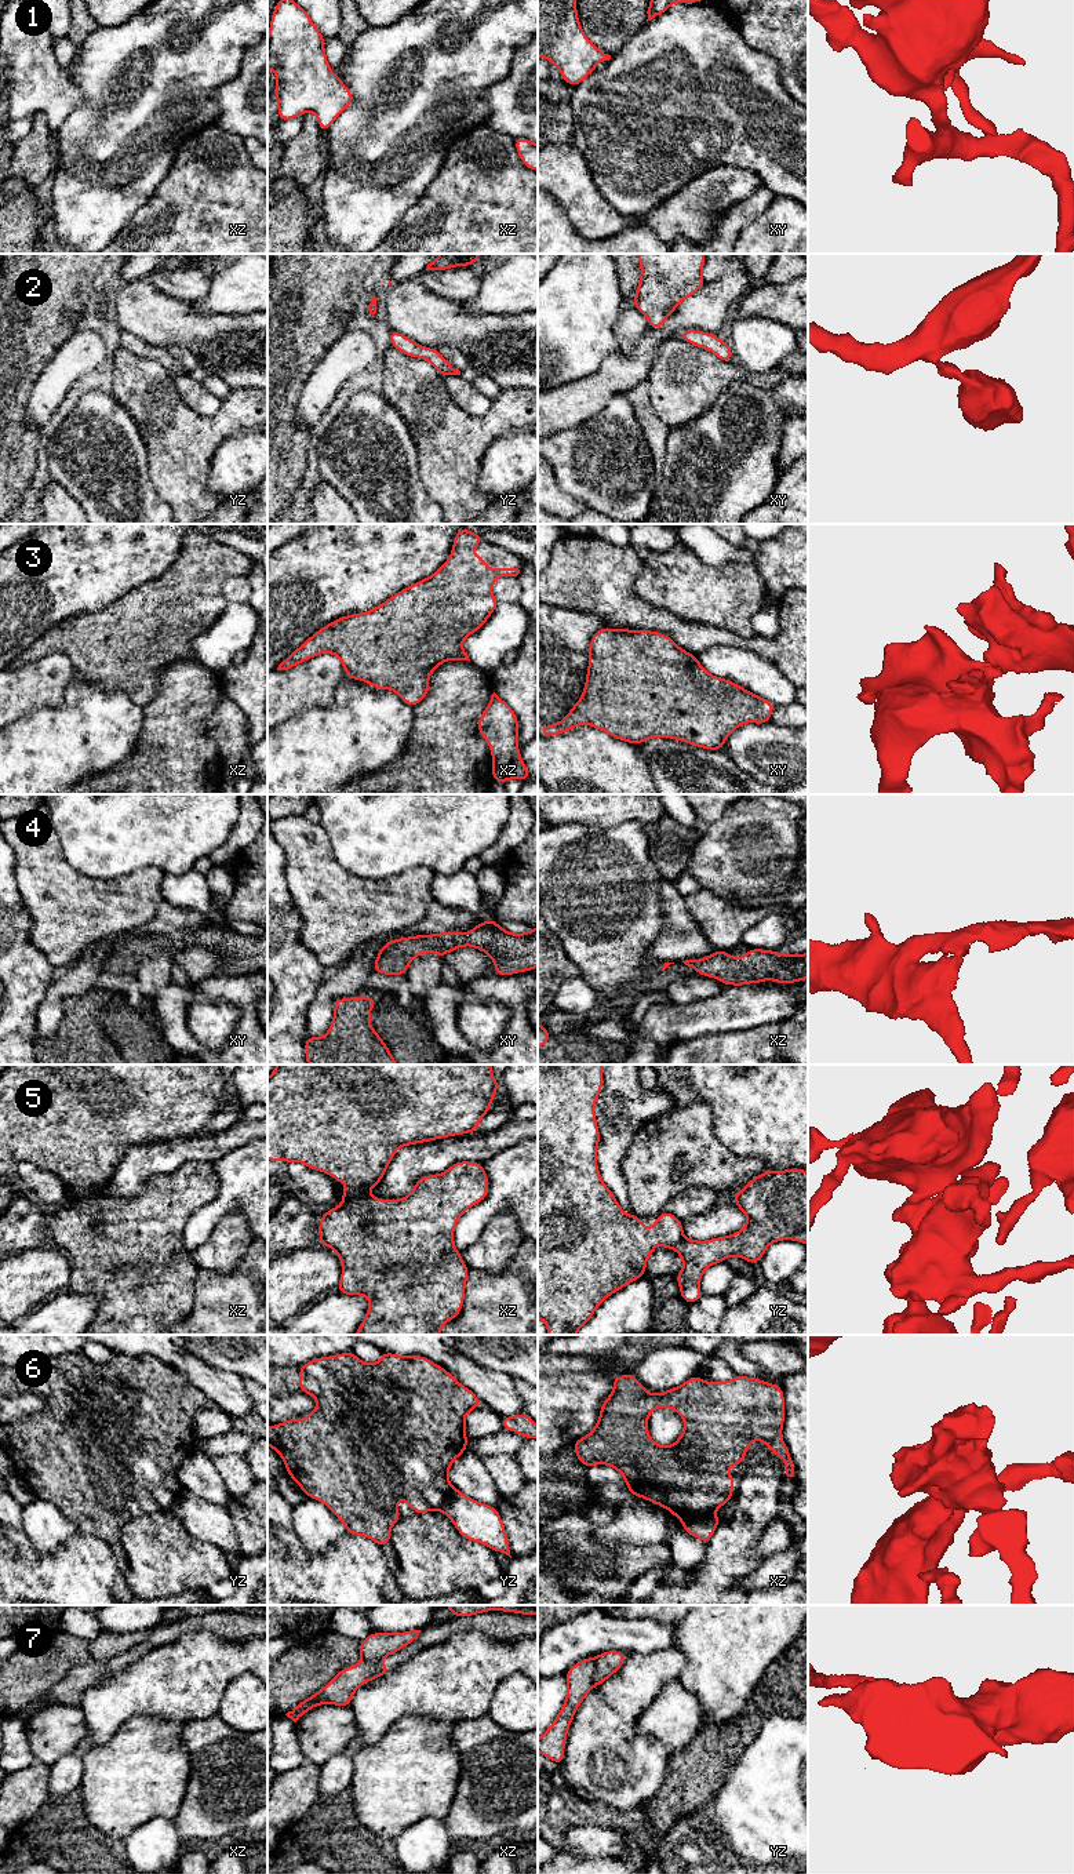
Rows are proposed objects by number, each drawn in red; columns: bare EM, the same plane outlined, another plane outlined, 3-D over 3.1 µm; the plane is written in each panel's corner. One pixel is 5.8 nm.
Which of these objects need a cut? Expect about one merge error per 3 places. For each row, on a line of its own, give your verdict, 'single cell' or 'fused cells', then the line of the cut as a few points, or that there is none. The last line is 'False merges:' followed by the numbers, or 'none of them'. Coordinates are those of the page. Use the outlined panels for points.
1: single cell; no cut
2: single cell; no cut
3: single cell; no cut
4: single cell; no cut
5: single cell; no cut
6: fused cells; cut in xz along (713, 1510), (692, 1512), (683, 1520)
7: fused cells; cut in yz along (594, 1659), (593, 1685)
False merges: 6, 7

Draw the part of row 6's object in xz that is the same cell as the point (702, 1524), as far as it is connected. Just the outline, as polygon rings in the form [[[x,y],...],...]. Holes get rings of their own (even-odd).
[[[705,1510],[685,1515],[681,1527],[707,1546],[720,1522],[713,1510]]]

